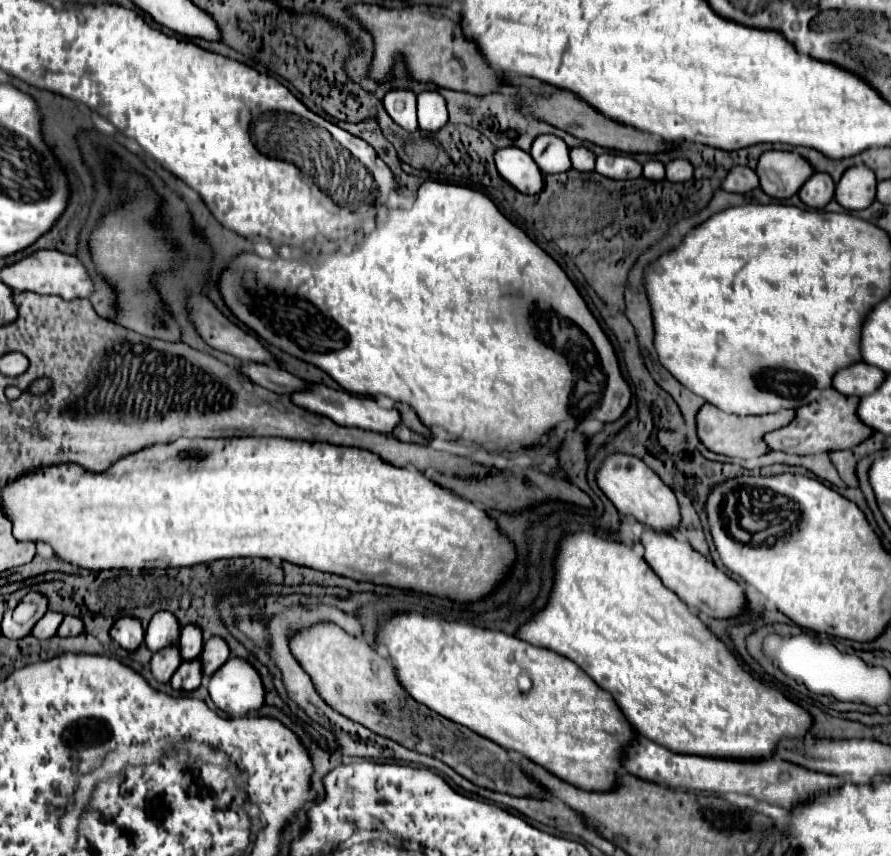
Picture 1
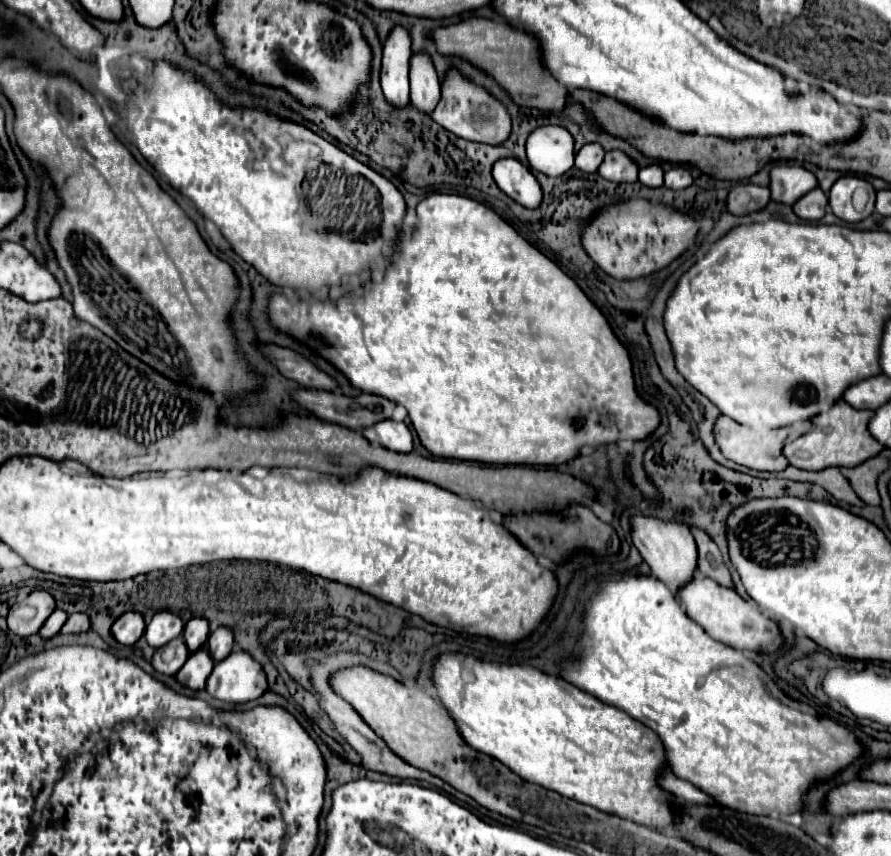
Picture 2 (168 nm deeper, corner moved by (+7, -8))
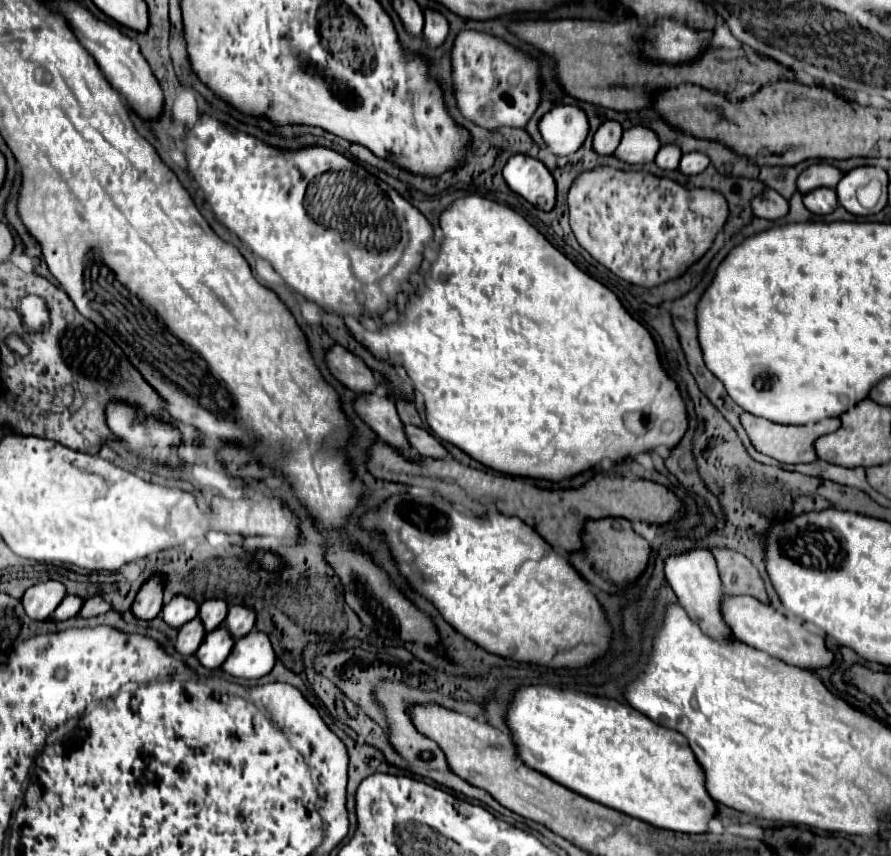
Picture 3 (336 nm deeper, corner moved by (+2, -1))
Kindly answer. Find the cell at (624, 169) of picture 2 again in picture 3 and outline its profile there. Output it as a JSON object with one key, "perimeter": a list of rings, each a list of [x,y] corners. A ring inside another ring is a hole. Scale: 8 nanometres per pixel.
{"perimeter":[[[636,125],[624,131],[622,141],[616,149],[616,157],[630,165],[644,165],[654,161],[658,149],[660,149],[658,135],[648,127]]]}

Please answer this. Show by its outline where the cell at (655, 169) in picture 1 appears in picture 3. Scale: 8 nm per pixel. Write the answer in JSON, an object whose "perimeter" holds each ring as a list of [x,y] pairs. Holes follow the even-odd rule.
{"perimeter":[[[668,143],[664,147],[660,147],[658,155],[656,155],[656,165],[660,169],[666,169],[666,171],[672,171],[672,169],[678,169],[678,163],[680,163],[680,157],[682,157],[682,151],[676,143]]]}

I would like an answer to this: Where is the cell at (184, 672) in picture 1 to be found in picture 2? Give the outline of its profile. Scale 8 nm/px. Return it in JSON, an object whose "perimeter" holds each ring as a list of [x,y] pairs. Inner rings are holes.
{"perimeter":[[[199,648],[195,654],[187,658],[187,664],[175,674],[175,678],[177,682],[181,682],[191,690],[203,690],[211,670],[213,670],[213,660],[209,660],[209,652],[205,652],[205,648]]]}

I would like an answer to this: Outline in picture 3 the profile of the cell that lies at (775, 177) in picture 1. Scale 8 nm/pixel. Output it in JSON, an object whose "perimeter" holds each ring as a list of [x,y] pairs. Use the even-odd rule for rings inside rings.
{"perimeter":[[[828,163],[810,165],[798,177],[798,189],[800,189],[800,193],[808,193],[818,187],[832,187],[834,189],[842,177],[844,177],[844,173],[838,167],[832,167]]]}

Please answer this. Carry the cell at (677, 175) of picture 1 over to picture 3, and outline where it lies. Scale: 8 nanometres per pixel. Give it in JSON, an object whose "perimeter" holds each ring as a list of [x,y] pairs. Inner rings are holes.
{"perimeter":[[[692,151],[692,153],[682,155],[680,171],[686,173],[686,175],[696,175],[696,173],[702,173],[702,171],[708,167],[708,163],[710,163],[708,155],[698,153],[698,151]]]}

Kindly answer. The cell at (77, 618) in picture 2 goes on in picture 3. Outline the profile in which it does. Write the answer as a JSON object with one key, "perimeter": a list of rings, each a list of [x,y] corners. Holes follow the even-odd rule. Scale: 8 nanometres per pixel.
{"perimeter":[[[90,597],[90,599],[86,599],[84,607],[80,609],[80,617],[96,617],[96,615],[108,613],[110,607],[112,605],[104,597]]]}

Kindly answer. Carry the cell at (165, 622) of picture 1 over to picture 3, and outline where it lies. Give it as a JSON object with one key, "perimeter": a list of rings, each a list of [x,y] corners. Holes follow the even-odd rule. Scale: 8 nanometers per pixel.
{"perimeter":[[[176,595],[162,609],[162,619],[172,627],[182,627],[184,623],[194,619],[196,615],[198,615],[198,603],[186,595]]]}

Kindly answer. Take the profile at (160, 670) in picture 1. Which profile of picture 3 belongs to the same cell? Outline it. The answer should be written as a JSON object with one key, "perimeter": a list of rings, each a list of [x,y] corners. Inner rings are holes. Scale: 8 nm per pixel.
{"perimeter":[[[196,617],[192,621],[188,621],[186,625],[182,625],[182,629],[178,631],[178,637],[176,637],[176,649],[182,653],[182,655],[194,655],[202,643],[206,635],[206,629],[202,625],[202,621]]]}

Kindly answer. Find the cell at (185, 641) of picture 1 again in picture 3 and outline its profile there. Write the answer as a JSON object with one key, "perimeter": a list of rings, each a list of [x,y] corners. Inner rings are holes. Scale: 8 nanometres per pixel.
{"perimeter":[[[206,599],[202,605],[200,605],[200,619],[206,627],[206,631],[212,631],[214,627],[220,627],[222,621],[226,619],[226,613],[228,613],[228,605],[224,599]]]}

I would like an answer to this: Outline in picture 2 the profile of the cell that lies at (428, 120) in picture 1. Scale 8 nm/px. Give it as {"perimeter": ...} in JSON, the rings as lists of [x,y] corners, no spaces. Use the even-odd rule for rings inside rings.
{"perimeter":[[[427,54],[411,58],[411,104],[419,112],[431,116],[441,100],[441,84]]]}

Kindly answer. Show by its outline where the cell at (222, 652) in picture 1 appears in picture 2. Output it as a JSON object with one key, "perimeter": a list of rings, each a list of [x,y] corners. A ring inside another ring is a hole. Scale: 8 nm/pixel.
{"perimeter":[[[217,628],[209,634],[209,640],[207,640],[207,648],[209,648],[209,654],[215,662],[221,662],[223,658],[229,656],[231,648],[233,648],[233,634],[229,632],[229,628]]]}

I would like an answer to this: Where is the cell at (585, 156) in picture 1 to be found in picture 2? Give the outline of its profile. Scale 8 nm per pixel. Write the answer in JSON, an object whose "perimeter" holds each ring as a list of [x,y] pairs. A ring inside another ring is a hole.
{"perimeter":[[[585,144],[577,154],[575,154],[575,168],[581,172],[597,172],[605,152],[599,144]]]}

